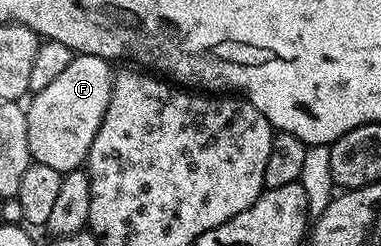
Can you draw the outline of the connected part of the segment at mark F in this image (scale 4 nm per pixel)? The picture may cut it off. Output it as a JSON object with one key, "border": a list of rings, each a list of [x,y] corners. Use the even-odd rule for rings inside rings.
{"border":[[[78,54],[71,58],[74,59],[63,65],[52,84],[29,99],[30,107],[24,110],[24,133],[31,159],[59,172],[77,170],[83,165],[102,123],[113,86],[111,63],[107,59],[97,54]]]}

